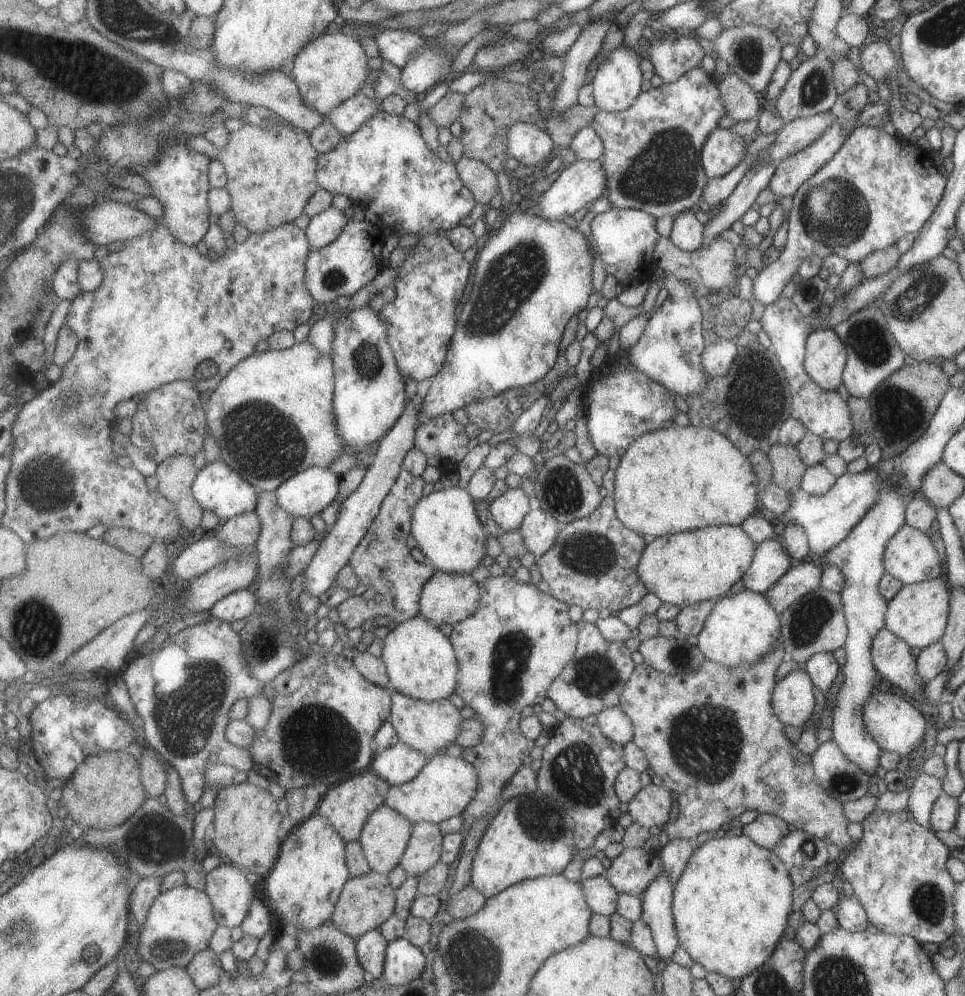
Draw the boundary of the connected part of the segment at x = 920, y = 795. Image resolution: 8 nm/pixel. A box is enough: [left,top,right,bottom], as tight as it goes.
[906,772,944,831]

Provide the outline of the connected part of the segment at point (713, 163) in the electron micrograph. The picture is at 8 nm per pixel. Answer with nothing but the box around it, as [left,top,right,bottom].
[701,128,746,179]

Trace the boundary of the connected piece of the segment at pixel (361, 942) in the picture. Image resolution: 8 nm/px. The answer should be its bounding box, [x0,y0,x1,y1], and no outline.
[358,929,390,978]

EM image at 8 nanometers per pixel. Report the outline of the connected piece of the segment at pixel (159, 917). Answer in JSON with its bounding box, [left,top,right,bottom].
[138,884,220,971]

